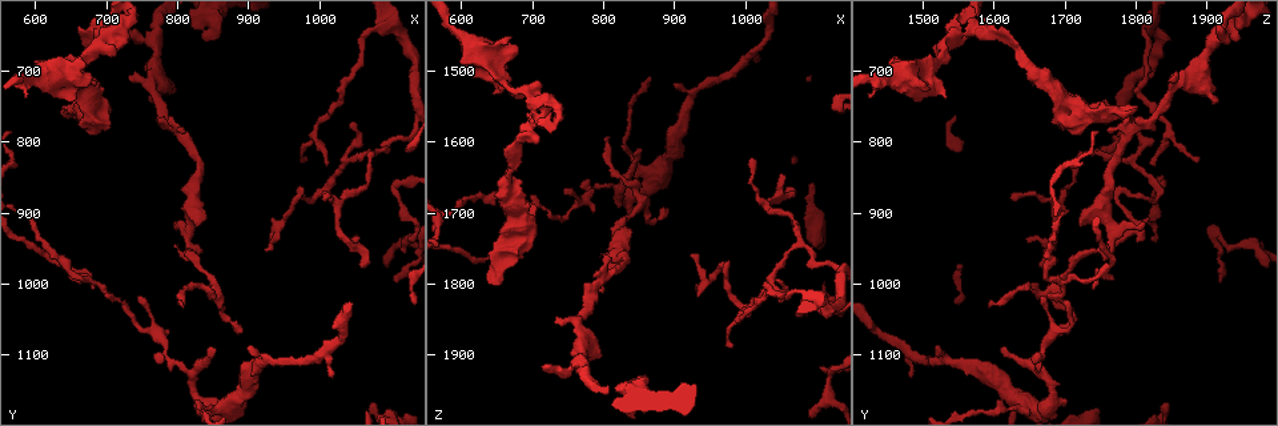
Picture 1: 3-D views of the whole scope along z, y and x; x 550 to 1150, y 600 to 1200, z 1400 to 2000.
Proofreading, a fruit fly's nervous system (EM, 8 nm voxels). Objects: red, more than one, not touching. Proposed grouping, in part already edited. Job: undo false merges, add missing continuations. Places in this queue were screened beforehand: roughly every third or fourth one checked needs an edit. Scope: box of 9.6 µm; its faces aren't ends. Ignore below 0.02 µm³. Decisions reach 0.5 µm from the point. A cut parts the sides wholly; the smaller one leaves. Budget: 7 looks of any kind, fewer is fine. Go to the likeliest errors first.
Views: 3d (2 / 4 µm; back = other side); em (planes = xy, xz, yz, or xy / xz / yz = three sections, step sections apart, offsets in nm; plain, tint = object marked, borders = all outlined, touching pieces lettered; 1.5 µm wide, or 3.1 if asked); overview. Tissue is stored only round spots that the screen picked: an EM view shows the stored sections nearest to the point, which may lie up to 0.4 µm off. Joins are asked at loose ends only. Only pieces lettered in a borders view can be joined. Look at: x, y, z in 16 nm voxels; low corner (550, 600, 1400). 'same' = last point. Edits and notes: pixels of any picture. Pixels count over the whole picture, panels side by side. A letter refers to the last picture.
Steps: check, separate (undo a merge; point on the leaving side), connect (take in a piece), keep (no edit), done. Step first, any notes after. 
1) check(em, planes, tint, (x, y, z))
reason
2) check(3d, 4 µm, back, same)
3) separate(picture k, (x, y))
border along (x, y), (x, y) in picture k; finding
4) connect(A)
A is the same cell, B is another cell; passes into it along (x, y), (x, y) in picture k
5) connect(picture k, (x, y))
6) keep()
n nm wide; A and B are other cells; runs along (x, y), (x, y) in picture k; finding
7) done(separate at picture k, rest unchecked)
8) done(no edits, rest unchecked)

check(3d, 2 µm, (1045, 775, 1795))
tapers out

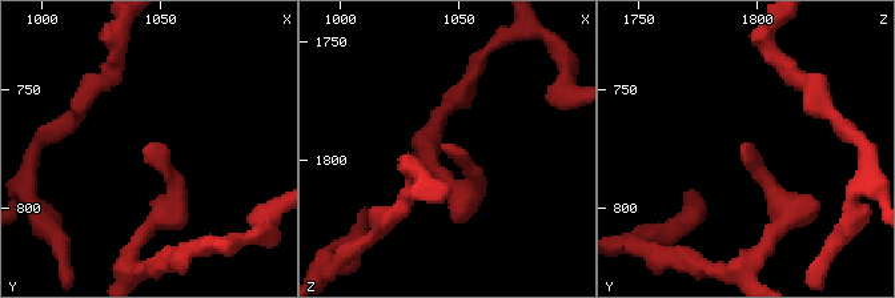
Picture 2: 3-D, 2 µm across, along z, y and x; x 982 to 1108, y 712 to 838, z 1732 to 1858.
check(em, xy, step 4, tint, (1044, 776, 1795))
need the tissue

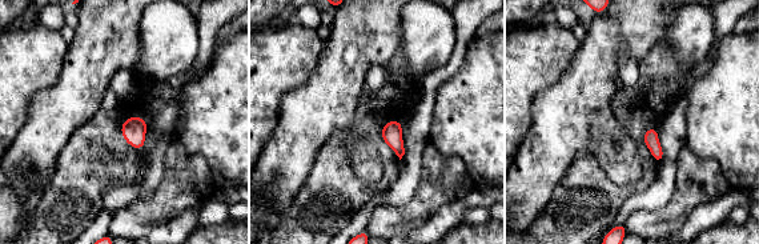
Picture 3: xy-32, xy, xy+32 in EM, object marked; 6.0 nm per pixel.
check(em, xy, step 4, borders, same)

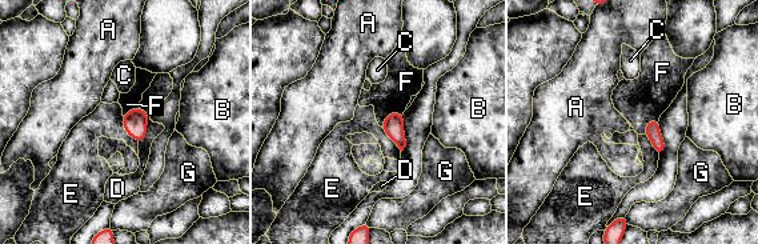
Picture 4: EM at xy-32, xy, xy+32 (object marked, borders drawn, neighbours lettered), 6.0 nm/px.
keep()
90 nm wide; A, B, C, D, E, F and G are other cells; border along (121, 116), (121, 127), (137, 142) in picture 4; no lettered piece goes on from it

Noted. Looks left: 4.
check(3d, 4 µm, (665, 690, 1450))
stops while still wide

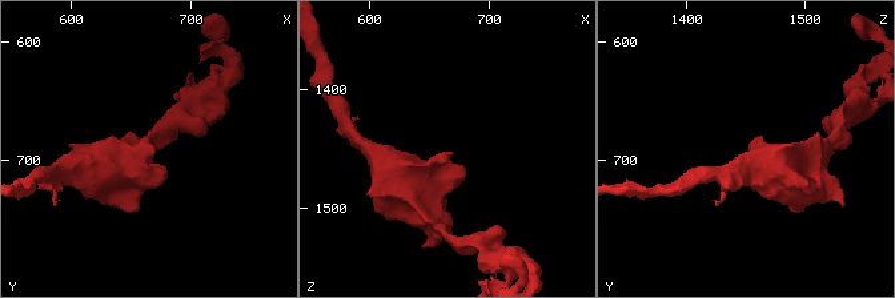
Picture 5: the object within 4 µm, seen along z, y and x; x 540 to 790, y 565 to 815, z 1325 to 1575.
check(em, xz, step 4, plain, (666, 692, 1452))

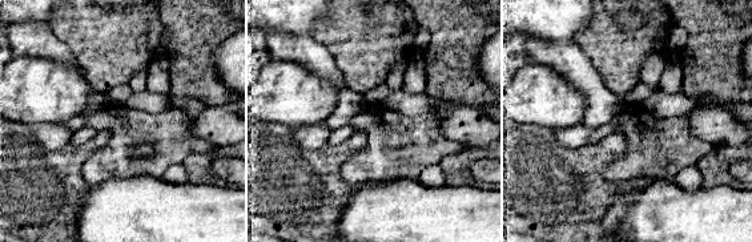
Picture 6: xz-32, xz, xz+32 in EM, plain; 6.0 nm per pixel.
check(em, xz, step 4, borders, same)
see the neighbours

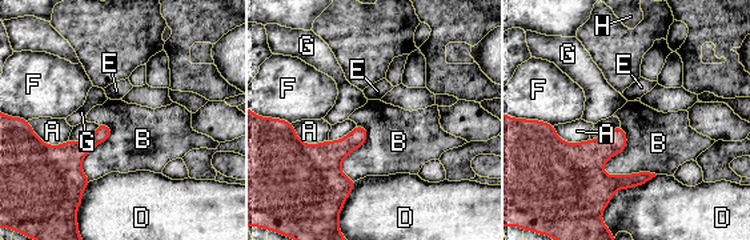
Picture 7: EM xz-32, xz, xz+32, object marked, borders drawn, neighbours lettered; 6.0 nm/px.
keep()
A, B, D, E, F, G and H are other cells; border along (621, 126), (604, 171), (656, 175) in picture 7; none of them fits

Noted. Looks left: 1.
check(em, planes, borders, (665, 655, 1625))
free end

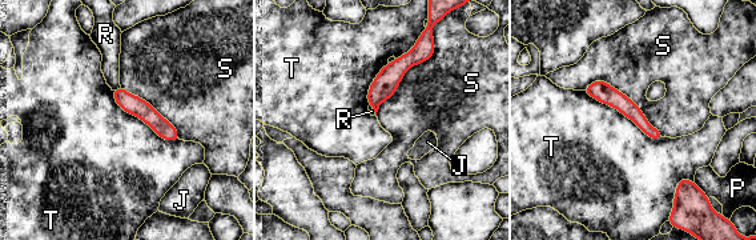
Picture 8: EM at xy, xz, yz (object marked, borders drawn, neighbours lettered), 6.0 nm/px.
keep()
T touches over 550 nm; J, P, R, S and T are other cells; runs along (588, 90), (619, 100), (658, 136) in picture 8; none of them fits

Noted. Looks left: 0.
done(no edits, rest unchecked)

